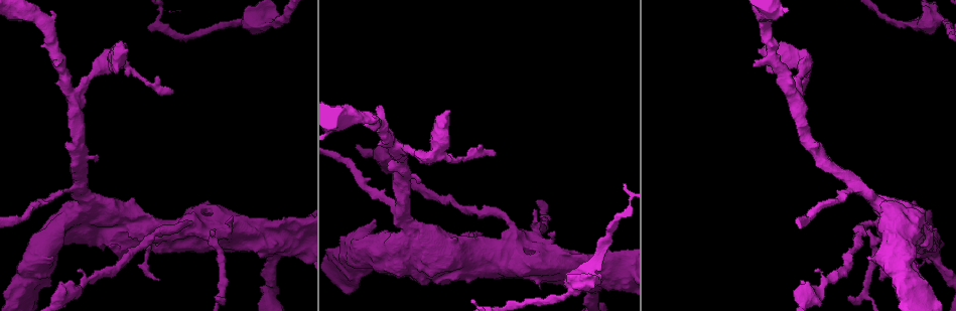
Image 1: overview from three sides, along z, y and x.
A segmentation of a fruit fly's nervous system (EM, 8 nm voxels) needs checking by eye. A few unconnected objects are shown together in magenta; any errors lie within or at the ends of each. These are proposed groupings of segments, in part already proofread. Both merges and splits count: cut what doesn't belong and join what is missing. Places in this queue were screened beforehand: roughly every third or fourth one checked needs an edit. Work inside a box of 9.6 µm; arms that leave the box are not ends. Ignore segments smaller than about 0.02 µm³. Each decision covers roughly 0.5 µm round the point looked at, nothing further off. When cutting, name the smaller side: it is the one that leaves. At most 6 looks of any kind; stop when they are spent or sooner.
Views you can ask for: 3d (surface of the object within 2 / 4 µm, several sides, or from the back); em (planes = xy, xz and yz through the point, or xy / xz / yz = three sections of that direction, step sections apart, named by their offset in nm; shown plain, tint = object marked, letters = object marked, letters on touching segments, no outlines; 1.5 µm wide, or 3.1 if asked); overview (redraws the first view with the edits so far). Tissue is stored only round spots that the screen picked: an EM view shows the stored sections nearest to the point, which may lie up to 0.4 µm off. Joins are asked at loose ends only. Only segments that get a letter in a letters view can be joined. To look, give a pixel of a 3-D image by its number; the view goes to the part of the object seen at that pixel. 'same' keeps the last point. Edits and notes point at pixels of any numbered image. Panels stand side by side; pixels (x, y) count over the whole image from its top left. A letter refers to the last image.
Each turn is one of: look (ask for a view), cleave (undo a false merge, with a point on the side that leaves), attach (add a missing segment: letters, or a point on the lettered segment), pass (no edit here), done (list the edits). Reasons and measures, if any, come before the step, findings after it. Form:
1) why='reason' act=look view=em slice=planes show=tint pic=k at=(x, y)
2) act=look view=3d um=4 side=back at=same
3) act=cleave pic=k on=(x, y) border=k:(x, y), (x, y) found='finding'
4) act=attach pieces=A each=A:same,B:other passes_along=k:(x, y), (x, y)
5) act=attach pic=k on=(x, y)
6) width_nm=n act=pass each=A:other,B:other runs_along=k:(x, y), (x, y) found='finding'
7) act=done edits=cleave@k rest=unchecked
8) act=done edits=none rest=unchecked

why='a narrow waist' act=look view=3d um=2 pic=1 at=(476, 212)

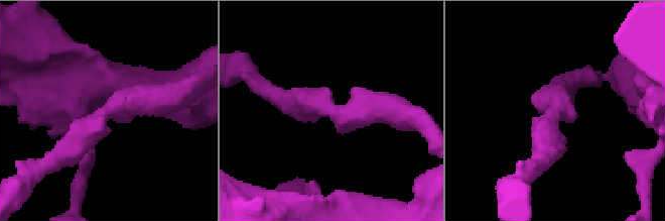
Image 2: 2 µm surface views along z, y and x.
why='shape alone is not enough' act=look view=em slice=xz step=4 show=tint pic=2 at=(551, 116)

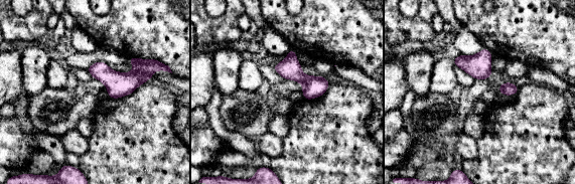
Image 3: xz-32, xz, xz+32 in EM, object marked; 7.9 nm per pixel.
why='another direction' act=look view=em slice=planes show=letters at=same

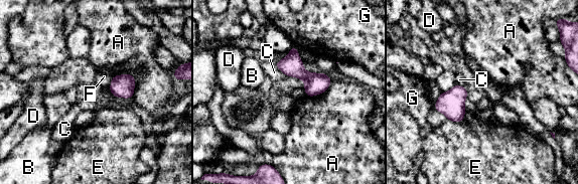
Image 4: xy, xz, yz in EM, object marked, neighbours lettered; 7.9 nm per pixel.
width_nm=180 act=pass each=A:other,B:other,C:other,D:other,E:other,F:other,G:other border=4:(273, 63), (285, 75) found='continuous, no second neuron'

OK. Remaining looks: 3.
why='thick end' act=look view=3d um=2 pic=1 at=(125, 267)

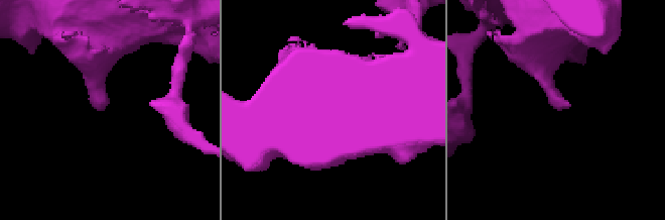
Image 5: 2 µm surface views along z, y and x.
act=look view=em slice=planes show=letters pic=5 at=(98, 110)

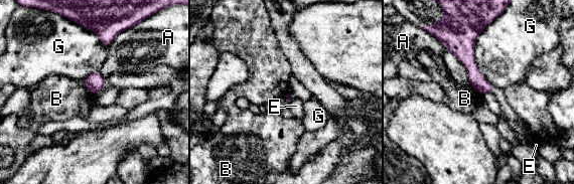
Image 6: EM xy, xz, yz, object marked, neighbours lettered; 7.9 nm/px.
act=pass each=A:other,B:other,E:other,G:other border=6:(82, 81), (94, 95) found='no lettered segment goes on from it'

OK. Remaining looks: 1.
act=done edits=none rest=unchecked

